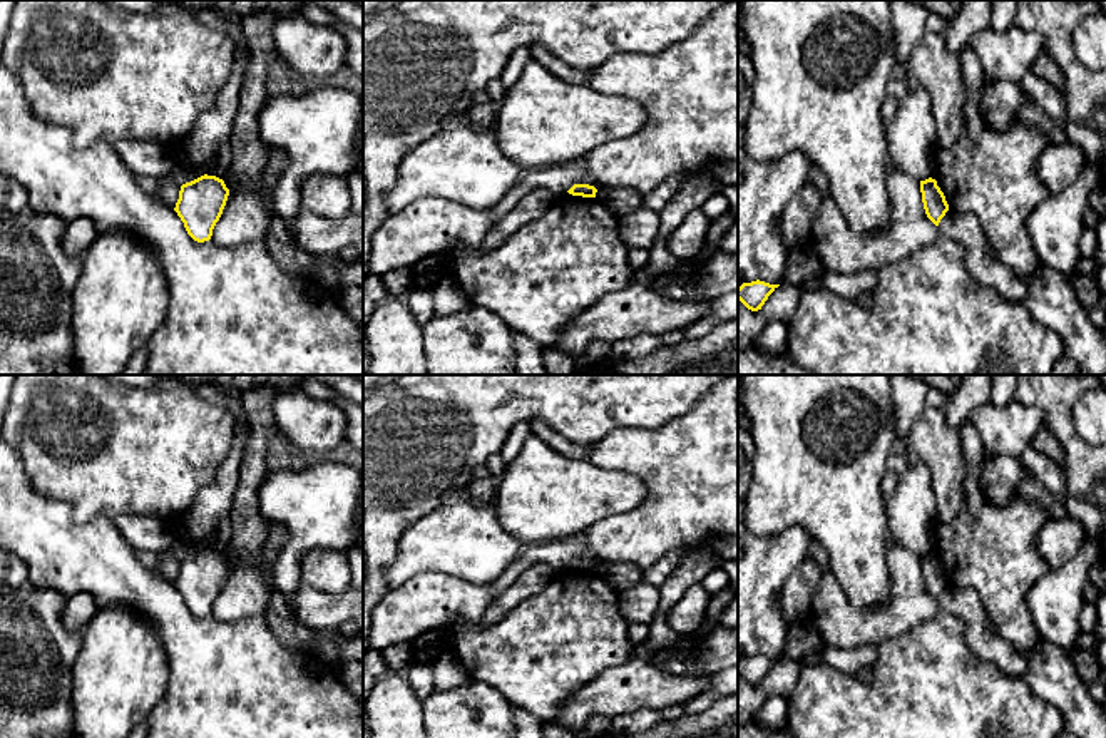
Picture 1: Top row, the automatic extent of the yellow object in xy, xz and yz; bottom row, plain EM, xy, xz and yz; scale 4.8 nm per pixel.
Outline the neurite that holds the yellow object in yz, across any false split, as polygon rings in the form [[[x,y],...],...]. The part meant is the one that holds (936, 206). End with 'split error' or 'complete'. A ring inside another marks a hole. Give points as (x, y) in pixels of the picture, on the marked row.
[[[929,177],[925,181],[920,181],[920,192],[922,192],[922,202],[927,218],[939,226],[940,219],[949,211],[949,204],[945,201],[944,192],[937,186],[937,181]]]; complete

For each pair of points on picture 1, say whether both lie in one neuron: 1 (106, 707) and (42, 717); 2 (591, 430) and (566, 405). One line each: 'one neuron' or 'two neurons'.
1: two neurons
2: one neuron

